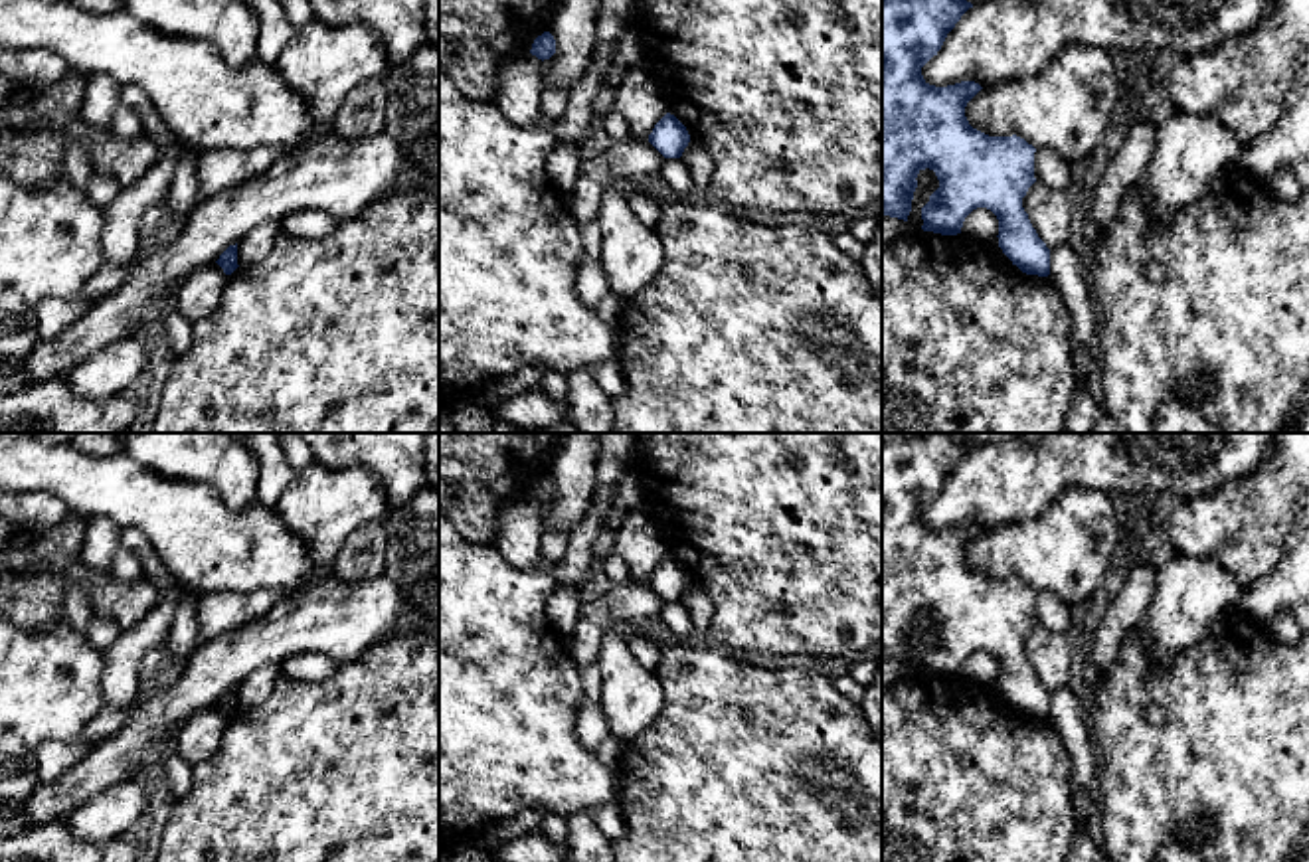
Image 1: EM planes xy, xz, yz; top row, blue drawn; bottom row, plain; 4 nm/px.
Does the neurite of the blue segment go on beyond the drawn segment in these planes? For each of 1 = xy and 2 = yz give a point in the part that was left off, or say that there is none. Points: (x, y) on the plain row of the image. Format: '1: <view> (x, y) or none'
1: none
2: none

